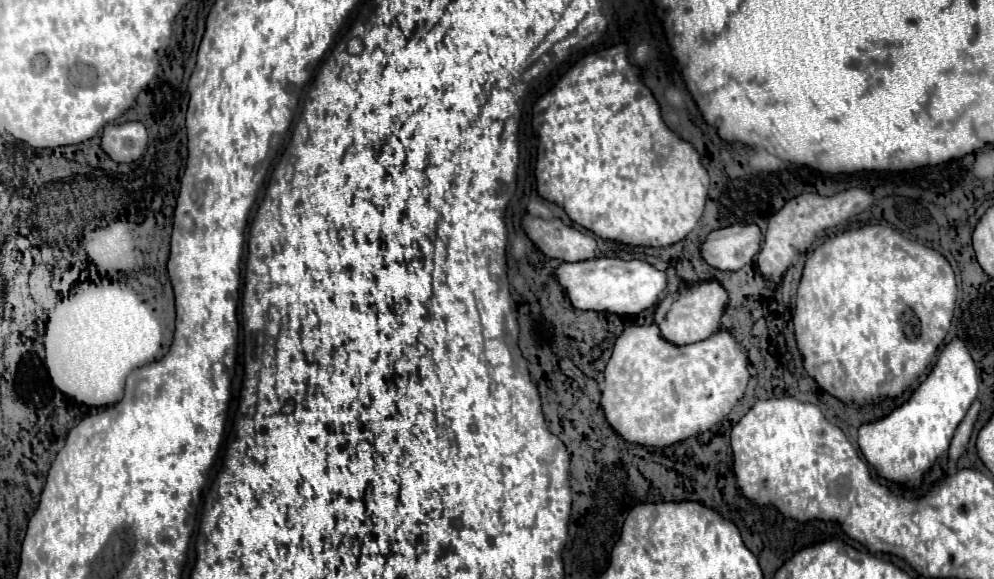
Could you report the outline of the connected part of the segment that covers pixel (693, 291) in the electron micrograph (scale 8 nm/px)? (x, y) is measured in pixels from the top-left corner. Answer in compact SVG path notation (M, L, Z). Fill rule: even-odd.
M704 280L694 282L690 286L682 286L676 292L662 298L656 308L656 324L662 328L662 336L674 344L692 344L704 340L712 332L720 328L720 318L728 304L728 292L718 280Z

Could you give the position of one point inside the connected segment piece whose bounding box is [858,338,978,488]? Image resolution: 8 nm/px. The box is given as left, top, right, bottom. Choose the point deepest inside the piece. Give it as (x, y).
(903, 445)

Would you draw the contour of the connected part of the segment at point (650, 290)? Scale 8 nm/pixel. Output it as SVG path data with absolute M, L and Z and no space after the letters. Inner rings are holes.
M594 258L586 262L566 264L556 268L556 276L564 290L568 292L574 308L614 312L620 316L640 314L658 304L660 294L668 286L666 272L654 268L646 260L622 260L622 258Z

